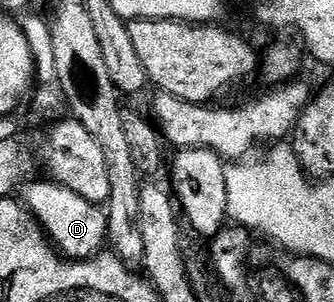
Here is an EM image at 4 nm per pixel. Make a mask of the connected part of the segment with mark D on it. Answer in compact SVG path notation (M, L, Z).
M56 181L48 182L30 182L24 188L24 191L26 190L25 196L23 196L25 206L40 221L46 236L62 256L71 259L93 258L107 243L109 220L106 212L98 204L88 203L79 193L67 189L63 184Z

